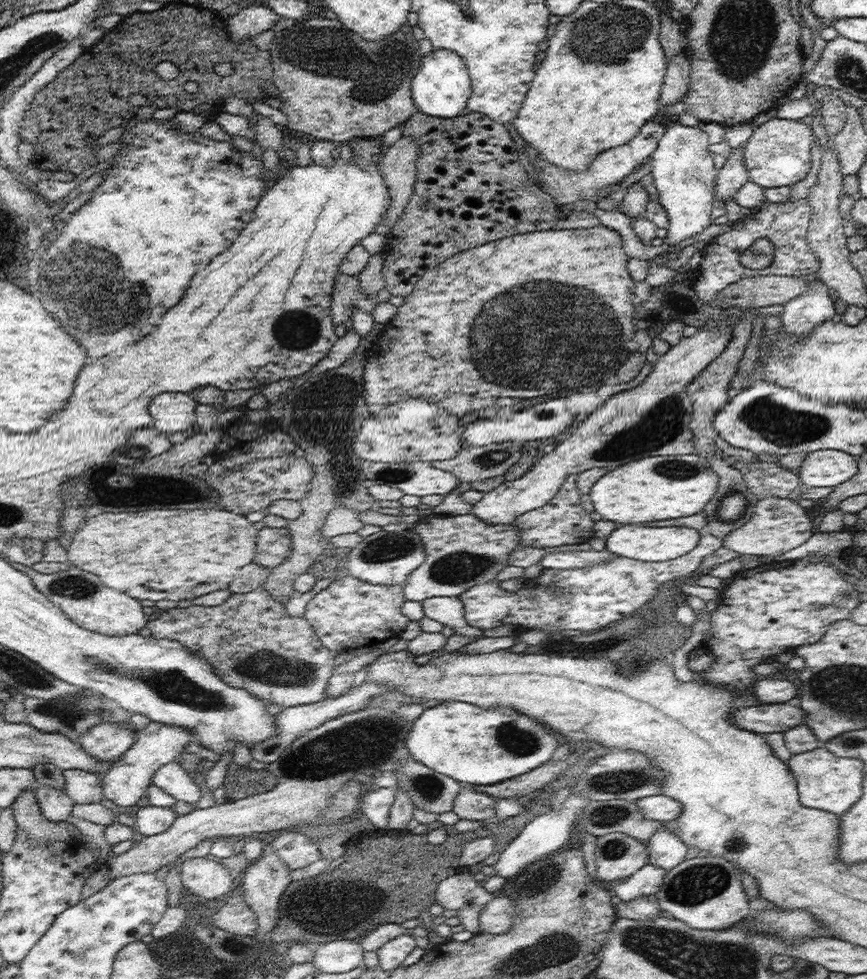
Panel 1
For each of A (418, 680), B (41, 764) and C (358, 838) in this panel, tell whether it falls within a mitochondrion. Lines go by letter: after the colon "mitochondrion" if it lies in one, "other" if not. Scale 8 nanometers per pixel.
A: other
B: other
C: other

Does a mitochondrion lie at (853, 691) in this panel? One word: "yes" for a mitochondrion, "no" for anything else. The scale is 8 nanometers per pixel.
yes

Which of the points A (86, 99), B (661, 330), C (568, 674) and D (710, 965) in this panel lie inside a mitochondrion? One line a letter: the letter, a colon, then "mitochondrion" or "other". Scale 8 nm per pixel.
A: other
B: other
C: other
D: mitochondrion

